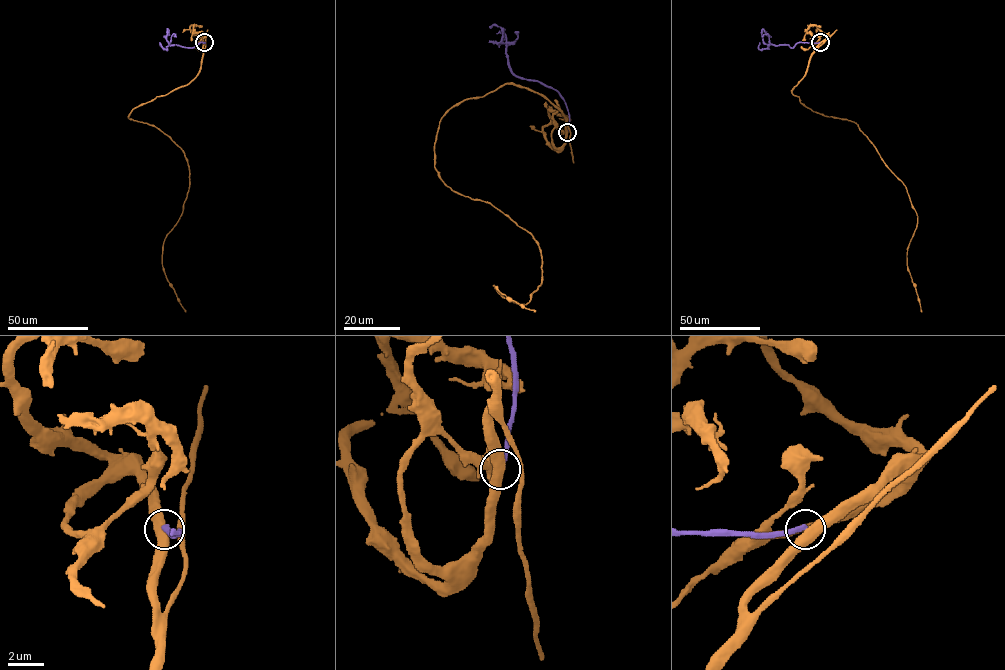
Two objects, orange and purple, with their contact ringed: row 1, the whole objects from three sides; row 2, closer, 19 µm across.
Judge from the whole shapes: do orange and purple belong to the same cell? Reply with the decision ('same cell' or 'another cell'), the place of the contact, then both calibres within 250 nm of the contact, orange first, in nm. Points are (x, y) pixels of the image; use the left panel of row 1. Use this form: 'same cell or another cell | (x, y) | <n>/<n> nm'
another cell | (204, 42) | 480/280 nm

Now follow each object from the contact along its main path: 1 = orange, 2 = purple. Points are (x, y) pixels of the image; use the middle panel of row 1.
1: (567, 132), (505, 84), (456, 103), (434, 144), (445, 183), (537, 242), (526, 304), (493, 285), (536, 311)
2: (567, 132), (569, 113), (560, 95), (538, 81), (517, 77), (512, 72), (502, 31), (505, 38), (495, 43)

